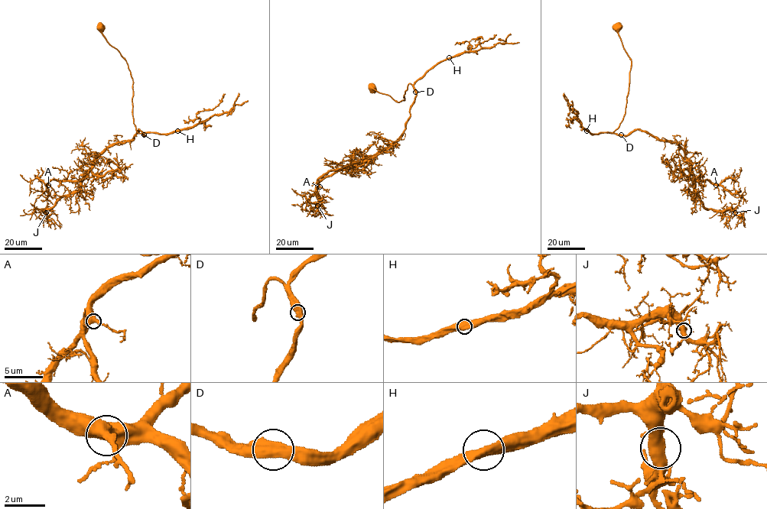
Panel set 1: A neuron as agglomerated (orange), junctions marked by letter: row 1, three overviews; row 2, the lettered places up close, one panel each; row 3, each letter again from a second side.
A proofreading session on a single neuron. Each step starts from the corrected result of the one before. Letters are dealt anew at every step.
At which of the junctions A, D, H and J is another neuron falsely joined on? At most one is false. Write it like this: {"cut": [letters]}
{"cut": []}

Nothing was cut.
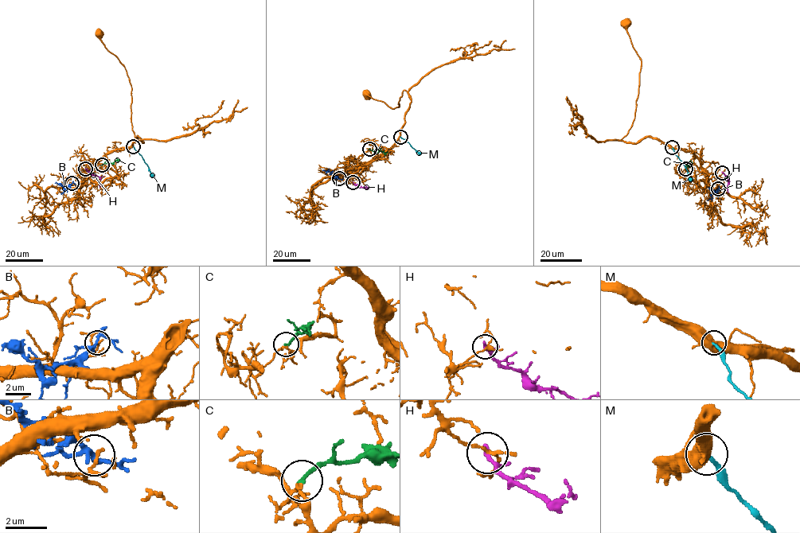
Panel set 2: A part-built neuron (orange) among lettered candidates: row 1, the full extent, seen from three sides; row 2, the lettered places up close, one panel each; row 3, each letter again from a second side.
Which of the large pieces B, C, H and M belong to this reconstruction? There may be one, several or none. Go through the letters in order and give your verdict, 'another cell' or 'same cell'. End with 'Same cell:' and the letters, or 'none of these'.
B: another cell
C: another cell
H: another cell
M: another cell
Same cell: none of these

